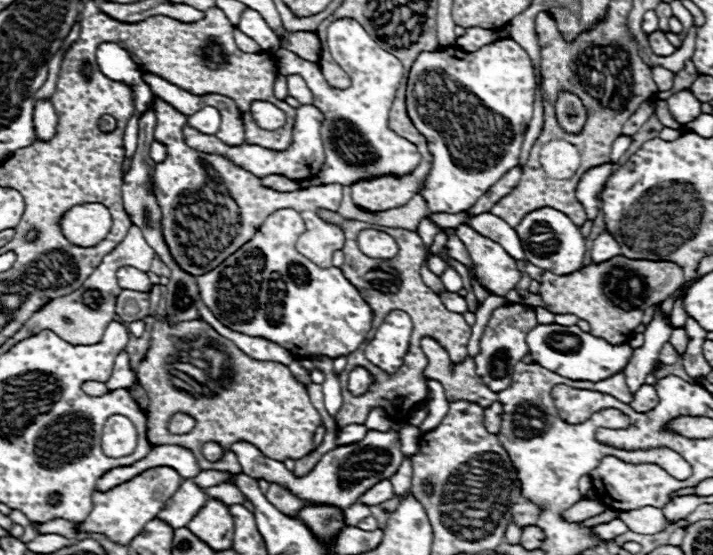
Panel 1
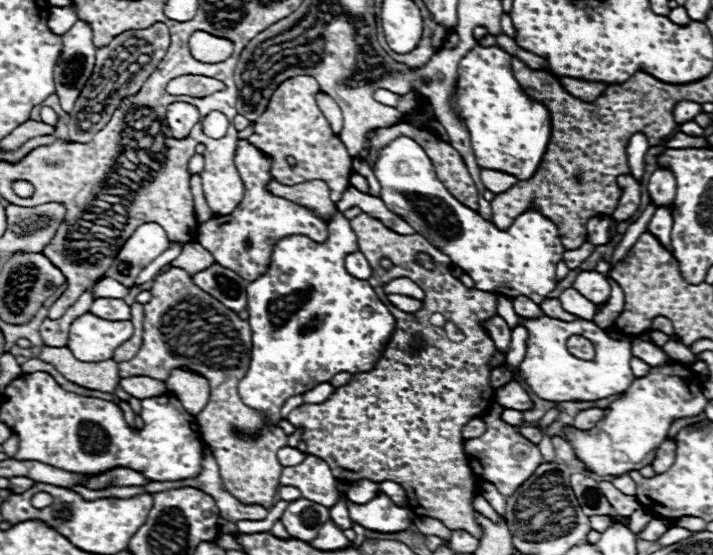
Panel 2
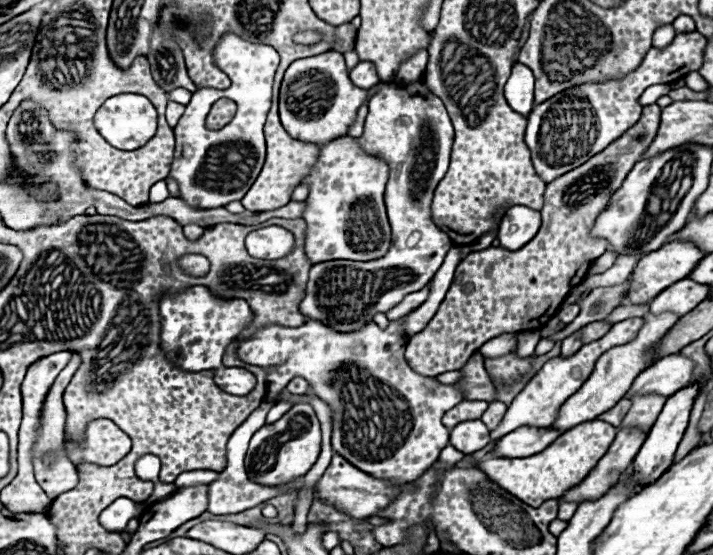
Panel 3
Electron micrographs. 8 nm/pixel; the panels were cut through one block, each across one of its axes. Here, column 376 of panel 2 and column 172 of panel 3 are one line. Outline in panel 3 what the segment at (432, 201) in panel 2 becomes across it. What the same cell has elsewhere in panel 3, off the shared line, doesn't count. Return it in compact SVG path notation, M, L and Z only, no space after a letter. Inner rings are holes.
M236 34L222 36L220 44L214 48L214 62L218 68L232 76L232 86L226 90L200 88L192 94L192 100L185 106L184 114L174 128L176 132L176 152L168 178L178 182L180 200L188 206L200 210L222 208L234 200L242 200L248 188L258 178L266 146L264 146L264 122L270 110L272 82L278 68L278 52L266 44L252 44ZM220 98L230 98L236 102L236 116L220 130L208 130L206 117L212 104ZM212 164L212 166L208 166Z

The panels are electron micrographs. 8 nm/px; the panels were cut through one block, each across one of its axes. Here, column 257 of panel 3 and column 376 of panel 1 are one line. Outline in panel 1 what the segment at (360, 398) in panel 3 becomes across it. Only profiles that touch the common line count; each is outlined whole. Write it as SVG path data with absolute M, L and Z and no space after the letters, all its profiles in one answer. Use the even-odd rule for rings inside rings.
M402 310L388 314L384 324L376 330L376 334L380 334L380 344L382 344L382 370L384 372L394 374L402 366L402 360L408 352L410 332L412 332L410 316Z

